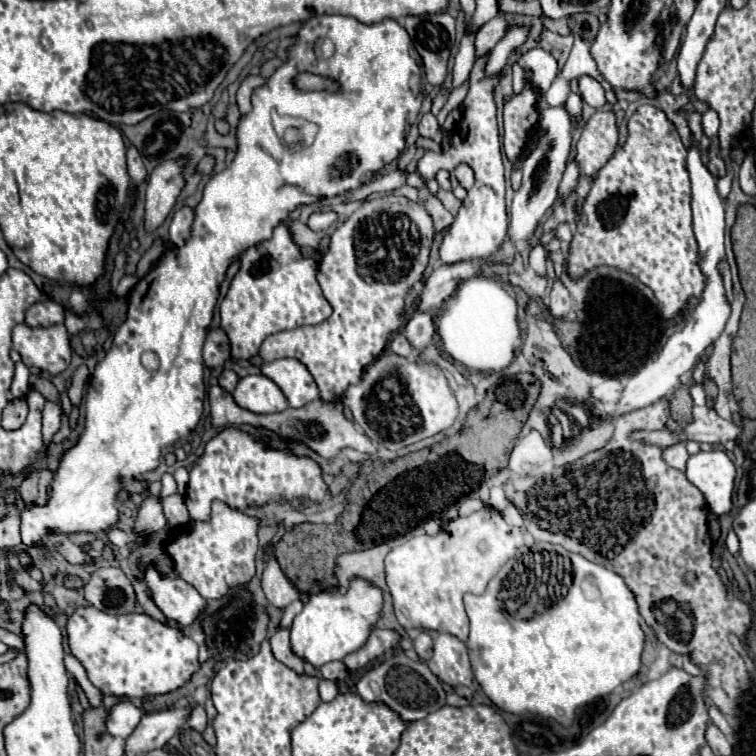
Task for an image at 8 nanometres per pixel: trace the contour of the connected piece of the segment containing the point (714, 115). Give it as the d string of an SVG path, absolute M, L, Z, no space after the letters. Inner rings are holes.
M708 110L702 114L702 128L704 128L704 134L708 138L714 138L718 134L718 128L720 128L720 118L718 118L718 112L714 110Z

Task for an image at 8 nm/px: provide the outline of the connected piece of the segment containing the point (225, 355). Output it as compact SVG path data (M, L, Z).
M210 328L204 342L204 364L220 368L230 358L230 340L222 328Z

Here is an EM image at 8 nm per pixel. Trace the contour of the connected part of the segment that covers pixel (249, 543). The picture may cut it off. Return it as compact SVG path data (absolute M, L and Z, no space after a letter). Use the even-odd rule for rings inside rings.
M222 502L212 504L210 522L196 522L194 528L182 530L172 542L168 542L166 552L174 560L174 570L182 580L192 584L206 600L222 598L232 586L246 584L256 570L258 552L258 520L224 506Z

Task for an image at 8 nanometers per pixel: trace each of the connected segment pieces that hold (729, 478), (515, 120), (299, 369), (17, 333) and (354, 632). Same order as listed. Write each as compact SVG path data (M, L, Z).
M712 450L690 456L686 478L704 494L706 506L712 514L724 516L732 510L736 468L726 452Z
M526 76L524 94L520 94L520 98L510 98L504 104L504 152L510 158L510 162L516 162L524 148L526 128L534 128L538 122L534 102L536 90L534 86L528 86Z
M296 358L266 362L262 364L262 374L278 384L292 408L300 408L320 396L306 366L300 364Z
M18 324L12 332L12 342L28 368L36 366L50 374L60 374L70 366L72 348L64 324L50 328L28 328L26 324Z
M354 578L344 596L334 596L326 592L312 594L308 604L294 618L294 624L290 628L292 652L300 660L310 662L316 668L334 660L342 660L346 654L358 650L366 642L372 624L380 616L380 608L382 608L382 592L362 578Z

